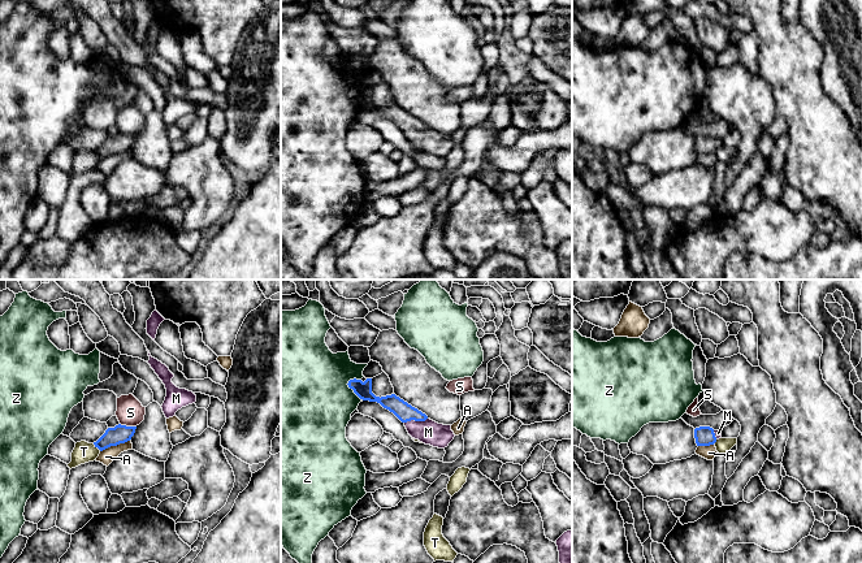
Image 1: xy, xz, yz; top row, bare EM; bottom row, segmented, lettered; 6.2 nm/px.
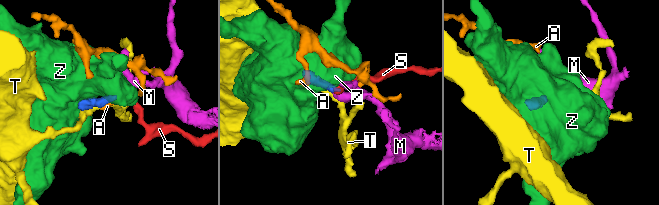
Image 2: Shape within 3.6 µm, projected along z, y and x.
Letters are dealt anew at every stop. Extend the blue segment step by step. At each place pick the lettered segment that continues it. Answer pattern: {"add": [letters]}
{"add": ["M"]}

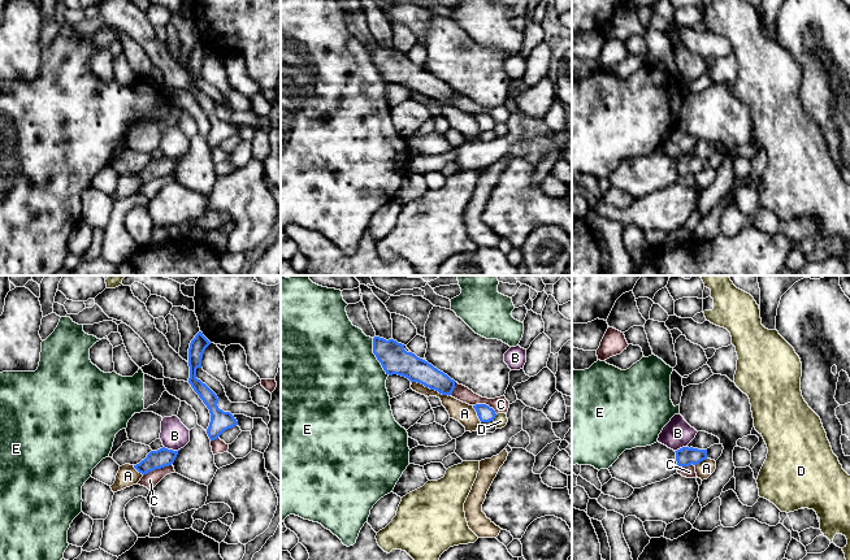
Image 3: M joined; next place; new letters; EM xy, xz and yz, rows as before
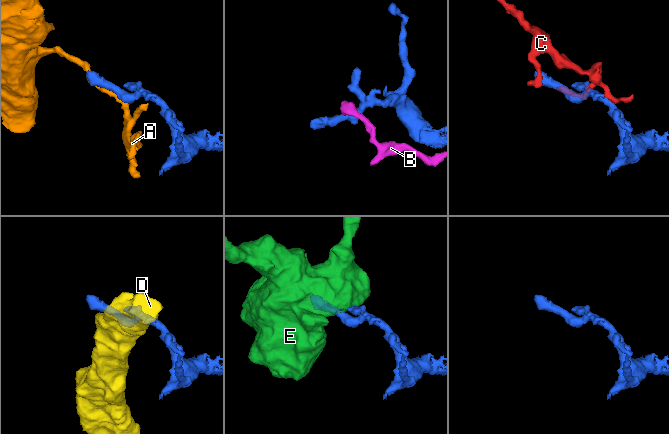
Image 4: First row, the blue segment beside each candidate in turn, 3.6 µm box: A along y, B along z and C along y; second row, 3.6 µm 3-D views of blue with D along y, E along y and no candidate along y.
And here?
{"add": []}

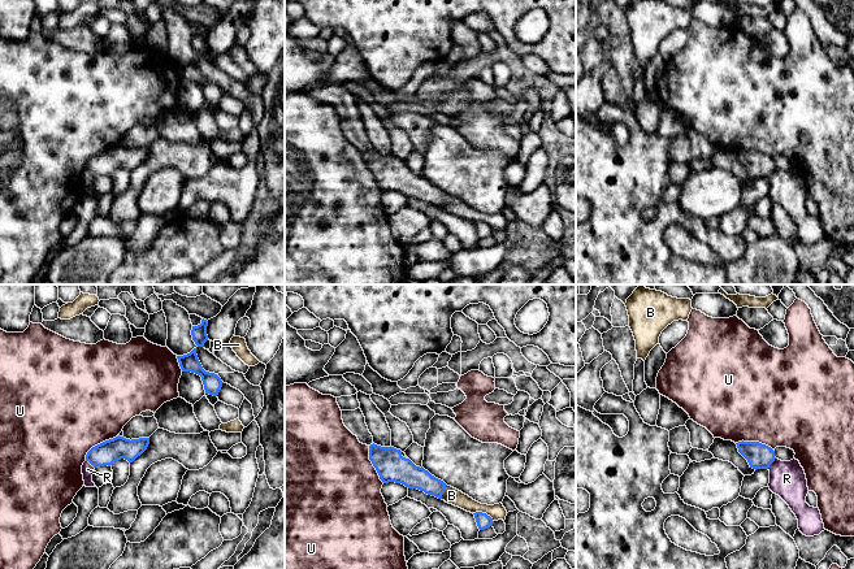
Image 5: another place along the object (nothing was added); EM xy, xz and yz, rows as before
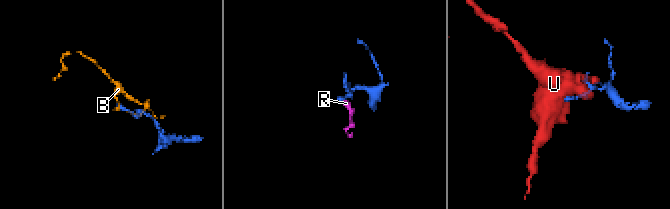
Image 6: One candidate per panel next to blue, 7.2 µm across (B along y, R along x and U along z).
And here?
{"add": []}

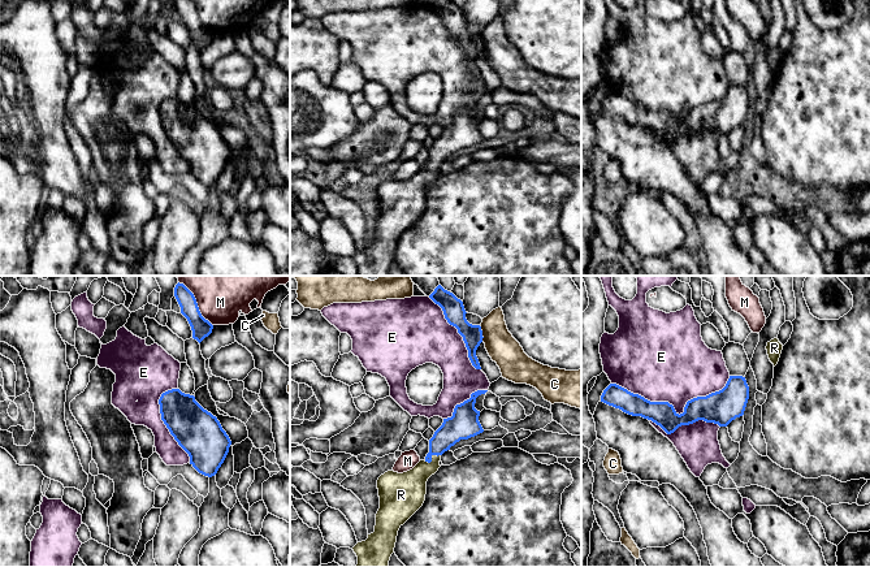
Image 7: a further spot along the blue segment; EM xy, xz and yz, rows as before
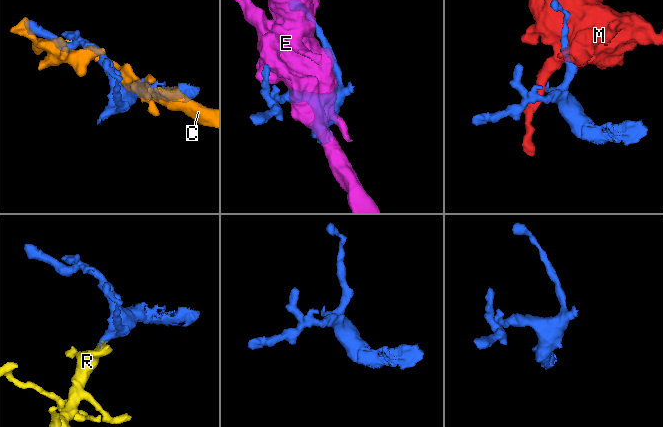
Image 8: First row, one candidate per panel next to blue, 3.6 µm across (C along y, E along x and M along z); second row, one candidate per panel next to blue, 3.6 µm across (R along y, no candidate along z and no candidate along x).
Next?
{"add": ["R"]}

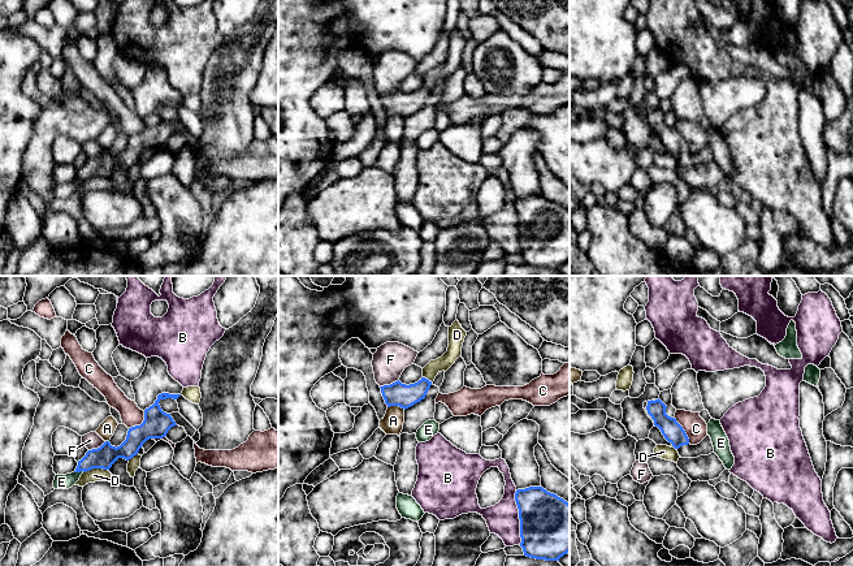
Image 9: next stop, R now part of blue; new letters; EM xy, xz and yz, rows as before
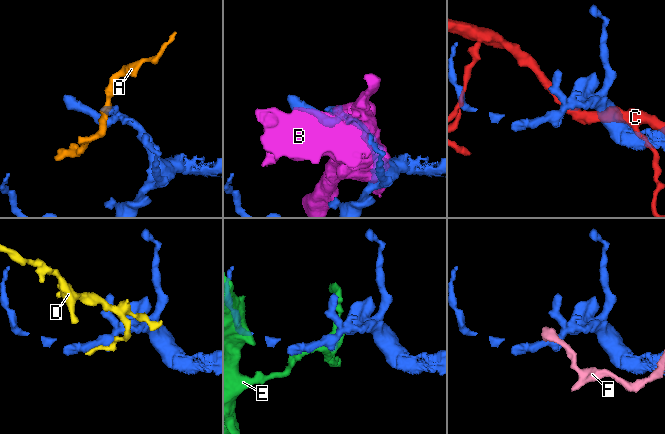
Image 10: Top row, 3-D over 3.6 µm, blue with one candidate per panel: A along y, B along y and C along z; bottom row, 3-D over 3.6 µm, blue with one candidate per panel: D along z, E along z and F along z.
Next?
{"add": []}

